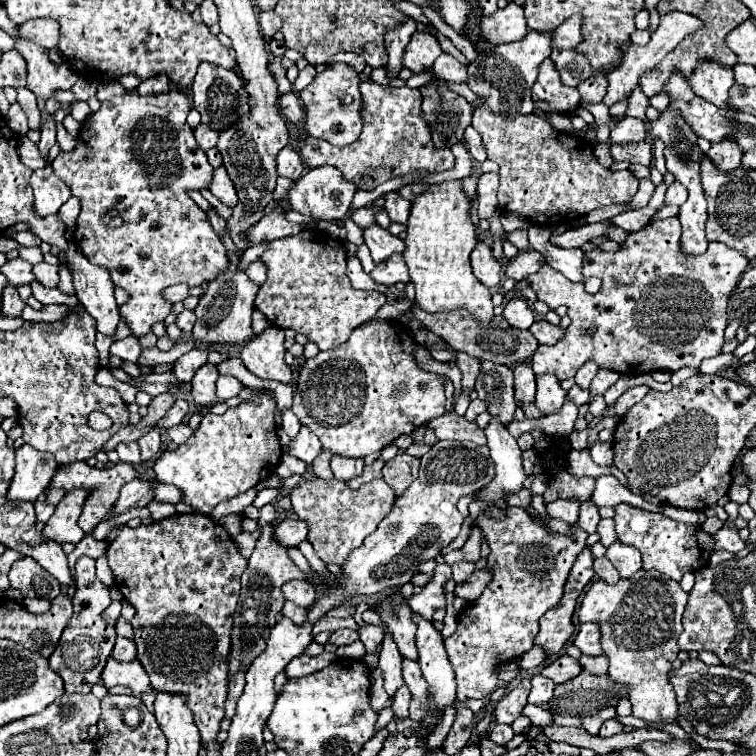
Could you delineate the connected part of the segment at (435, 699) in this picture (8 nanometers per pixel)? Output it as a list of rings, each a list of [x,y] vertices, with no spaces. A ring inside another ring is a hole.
[[[413,613],[413,623],[417,625],[417,649],[419,649],[419,665],[423,671],[423,679],[429,685],[429,711],[443,719],[443,711],[455,701],[455,673],[449,663],[443,635],[433,627],[431,621]]]

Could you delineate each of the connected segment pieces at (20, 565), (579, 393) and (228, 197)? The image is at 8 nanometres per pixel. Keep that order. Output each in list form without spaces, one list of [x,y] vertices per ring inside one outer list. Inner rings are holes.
[[[25,557],[11,567],[9,581],[11,581],[11,587],[21,591],[23,597],[43,597],[51,601],[61,593],[59,591],[61,585],[57,583],[57,579],[53,579],[53,575],[49,575],[31,557]]]
[[[575,385],[575,387],[567,393],[567,399],[571,399],[575,405],[583,405],[583,403],[589,401],[589,391],[585,391],[585,389],[581,389],[581,387]]]
[[[219,167],[215,169],[215,177],[213,177],[213,183],[209,185],[211,193],[215,197],[219,197],[219,201],[227,207],[235,207],[239,203],[239,197],[237,197],[237,191],[235,191],[235,185],[233,181],[229,179],[225,167]]]

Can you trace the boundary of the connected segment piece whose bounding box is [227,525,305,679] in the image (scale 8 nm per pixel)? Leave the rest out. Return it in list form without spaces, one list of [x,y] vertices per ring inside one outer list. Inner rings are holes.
[[[267,525],[257,539],[255,551],[249,557],[249,567],[241,575],[241,595],[237,609],[233,613],[233,629],[231,629],[231,651],[229,651],[229,679],[237,675],[241,669],[247,669],[249,663],[265,649],[271,629],[275,627],[275,617],[283,609],[285,597],[281,595],[283,583],[291,579],[305,579],[305,573],[287,557],[285,547],[277,547],[273,543],[271,525]]]

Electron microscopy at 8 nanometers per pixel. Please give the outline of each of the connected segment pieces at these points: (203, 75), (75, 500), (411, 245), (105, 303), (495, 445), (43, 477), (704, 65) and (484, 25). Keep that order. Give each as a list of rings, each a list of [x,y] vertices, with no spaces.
[[[201,63],[191,93],[193,93],[193,107],[201,113],[201,123],[213,127],[217,133],[235,125],[243,115],[249,115],[249,111],[253,109],[251,103],[253,97],[247,93],[245,81],[235,71],[225,71],[223,67],[217,67],[213,63]]]
[[[71,491],[65,495],[55,507],[53,517],[43,527],[45,539],[59,539],[59,543],[77,545],[85,535],[77,525],[77,515],[81,513],[81,499],[85,499],[85,491]]]
[[[461,181],[433,185],[431,191],[417,197],[407,221],[407,247],[403,259],[409,267],[411,281],[415,283],[415,303],[419,309],[425,313],[451,313],[465,309],[481,323],[493,319],[491,293],[475,279],[475,275],[471,275],[469,255],[473,251],[473,243],[477,243],[477,235]]]
[[[69,243],[69,251],[59,255],[61,263],[67,263],[73,269],[75,295],[79,297],[85,311],[97,321],[97,331],[109,337],[115,337],[119,323],[119,307],[113,295],[113,281],[105,267],[91,265],[75,243]]]
[[[499,419],[489,421],[485,437],[495,463],[495,479],[477,491],[475,499],[485,503],[505,503],[505,495],[521,491],[527,479],[523,469],[523,449]]]
[[[21,445],[19,449],[15,449],[15,457],[17,465],[7,491],[7,499],[13,503],[33,503],[47,489],[49,479],[55,475],[59,465],[53,455],[37,451],[29,445]]]
[[[699,59],[697,67],[689,75],[689,85],[695,91],[695,95],[719,107],[727,107],[727,97],[729,97],[727,91],[733,83],[735,83],[733,69],[713,59]]]
[[[509,3],[491,17],[483,17],[479,25],[479,35],[491,45],[503,45],[519,41],[527,33],[527,23],[523,17],[523,7]]]

